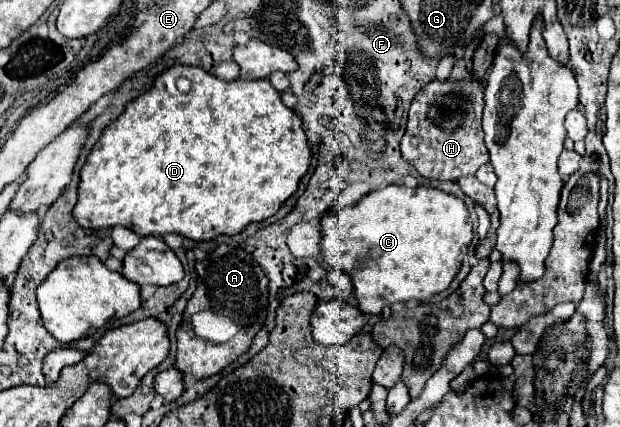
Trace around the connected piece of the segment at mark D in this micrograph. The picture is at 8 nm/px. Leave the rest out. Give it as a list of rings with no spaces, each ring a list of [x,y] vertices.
[[[260,39],[238,45],[234,61],[240,65],[240,79],[236,81],[222,81],[198,67],[174,65],[166,69],[156,77],[148,93],[128,103],[124,113],[104,129],[80,171],[82,181],[74,219],[82,227],[108,229],[122,225],[138,237],[178,233],[192,241],[210,241],[216,235],[236,235],[250,223],[272,217],[282,207],[298,189],[300,177],[310,167],[312,153],[302,119],[282,103],[280,93],[270,87],[266,77],[274,71],[296,71],[298,65],[288,51],[266,45]]]

